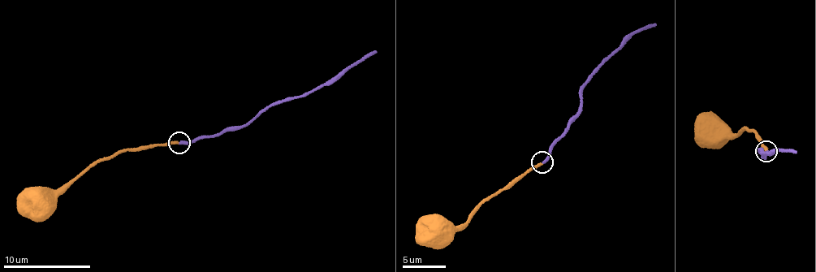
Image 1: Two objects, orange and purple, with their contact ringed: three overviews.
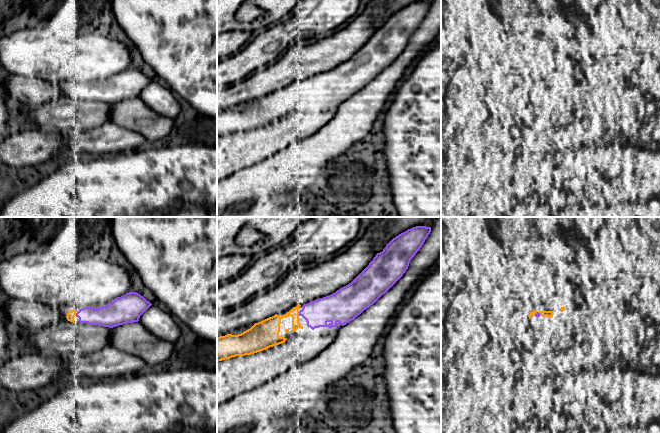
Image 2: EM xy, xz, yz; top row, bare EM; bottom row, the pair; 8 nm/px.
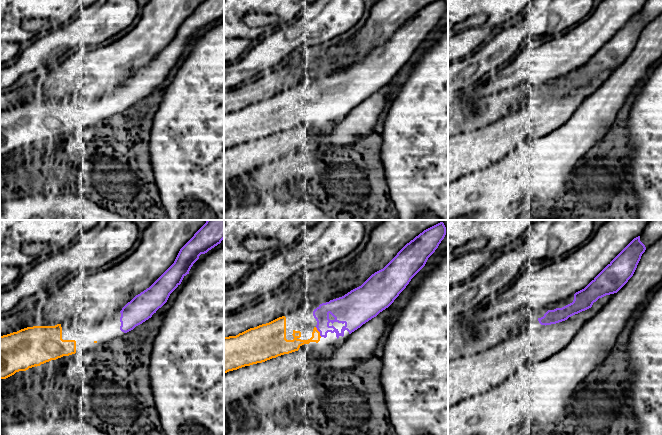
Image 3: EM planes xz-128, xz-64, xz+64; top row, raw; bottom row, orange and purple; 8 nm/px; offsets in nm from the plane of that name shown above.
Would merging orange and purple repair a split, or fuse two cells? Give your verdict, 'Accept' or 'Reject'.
Accept

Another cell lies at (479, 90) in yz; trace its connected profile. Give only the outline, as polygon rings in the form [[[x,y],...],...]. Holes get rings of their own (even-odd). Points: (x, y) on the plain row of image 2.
[[[484,83],[473,84],[470,89],[470,93],[476,95],[478,98],[485,98],[485,93],[488,86]]]

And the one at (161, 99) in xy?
[[[154,80],[140,92],[138,98],[164,117],[175,119],[181,113],[181,105],[175,93],[168,86]]]

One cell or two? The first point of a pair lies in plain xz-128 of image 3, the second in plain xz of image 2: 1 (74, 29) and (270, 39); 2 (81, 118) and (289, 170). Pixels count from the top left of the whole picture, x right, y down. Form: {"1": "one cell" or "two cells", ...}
{"1": "two cells", "2": "one cell"}

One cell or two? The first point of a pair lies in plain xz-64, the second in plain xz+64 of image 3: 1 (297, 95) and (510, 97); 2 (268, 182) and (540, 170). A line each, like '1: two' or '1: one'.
1: two
2: one

